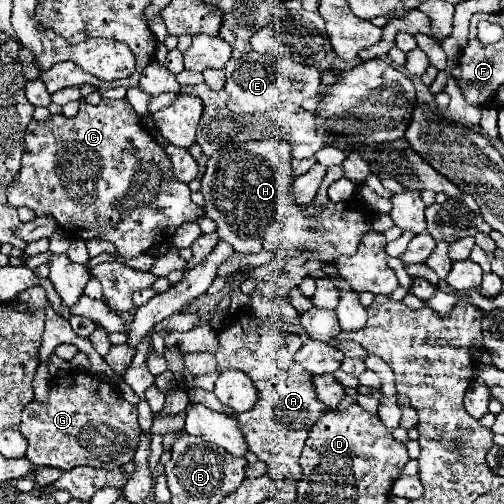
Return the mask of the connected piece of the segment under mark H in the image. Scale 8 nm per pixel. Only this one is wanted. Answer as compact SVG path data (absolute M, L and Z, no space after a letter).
M259 140L259 142L229 142L235 144L237 150L229 150L227 144L217 152L217 164L211 174L211 158L207 162L203 180L201 180L201 194L205 196L205 214L217 224L217 236L223 242L229 242L233 250L243 254L257 254L257 252L273 252L273 250L309 250L313 252L313 260L321 260L323 268L321 272L331 278L335 288L341 292L339 304L335 308L341 330L351 332L359 330L367 322L367 312L359 302L357 292L343 280L333 274L333 262L337 262L339 256L349 256L357 252L357 244L365 232L371 230L373 210L367 210L361 202L327 202L323 210L317 216L307 214L307 206L293 204L291 198L287 198L289 186L293 184L293 168L291 168L291 146L289 142L281 140Z

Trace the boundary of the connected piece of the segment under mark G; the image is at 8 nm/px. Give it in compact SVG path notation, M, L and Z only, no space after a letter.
M77 370L65 372L61 378L55 378L49 388L49 402L41 404L33 400L23 412L19 430L29 442L27 460L33 466L51 466L63 472L75 466L93 466L93 468L113 470L131 462L141 436L141 428L137 422L137 406L125 402L119 396L119 392L113 388L115 386L99 380L97 376L91 376L87 372L77 372Z

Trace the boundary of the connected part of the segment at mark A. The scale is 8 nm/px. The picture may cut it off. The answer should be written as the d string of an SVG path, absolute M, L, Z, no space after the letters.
M248 312L233 318L233 322L219 332L219 352L215 352L219 372L241 370L259 390L255 408L245 414L237 414L237 420L249 450L267 464L267 474L275 482L289 478L299 482L303 478L299 466L303 444L311 426L321 418L321 414L327 412L327 406L315 396L311 374L293 360L293 354L301 348L301 344L299 336L279 336L275 328L269 328L269 324Z

